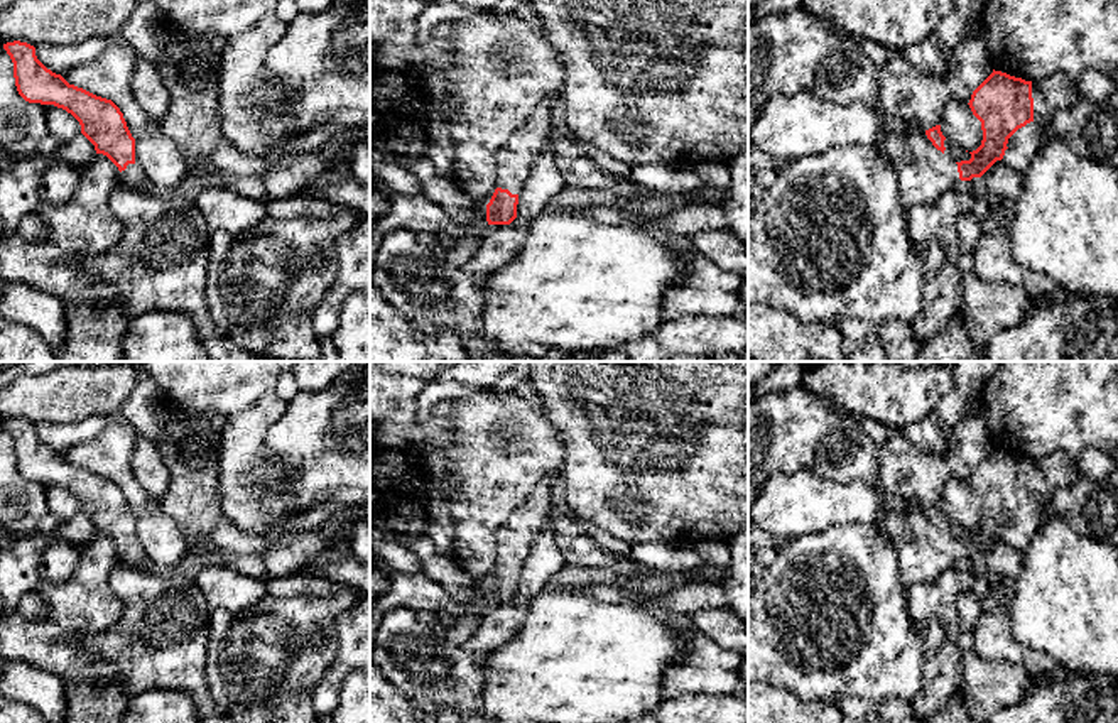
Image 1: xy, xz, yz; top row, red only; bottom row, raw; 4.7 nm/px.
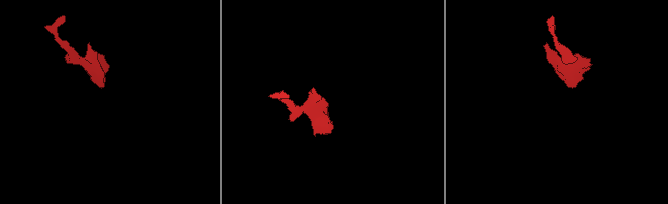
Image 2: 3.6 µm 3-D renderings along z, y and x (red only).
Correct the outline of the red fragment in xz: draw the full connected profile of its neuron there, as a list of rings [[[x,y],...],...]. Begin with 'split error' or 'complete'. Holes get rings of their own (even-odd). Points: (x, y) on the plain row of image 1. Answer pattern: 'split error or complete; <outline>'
split error; [[[545,478],[505,522],[498,566],[486,583],[488,603],[510,603],[517,596],[517,571],[529,556],[537,534],[552,515],[551,495],[552,483],[551,478]]]

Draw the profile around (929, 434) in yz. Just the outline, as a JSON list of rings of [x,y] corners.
[[[936,412],[919,422],[902,427],[900,432],[912,444],[929,453],[944,451],[952,439],[952,432],[944,429],[944,424]]]

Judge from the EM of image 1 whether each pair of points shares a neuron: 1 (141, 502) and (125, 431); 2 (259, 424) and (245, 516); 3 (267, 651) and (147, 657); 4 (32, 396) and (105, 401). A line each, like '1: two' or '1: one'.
1: one
2: one
3: two
4: one

